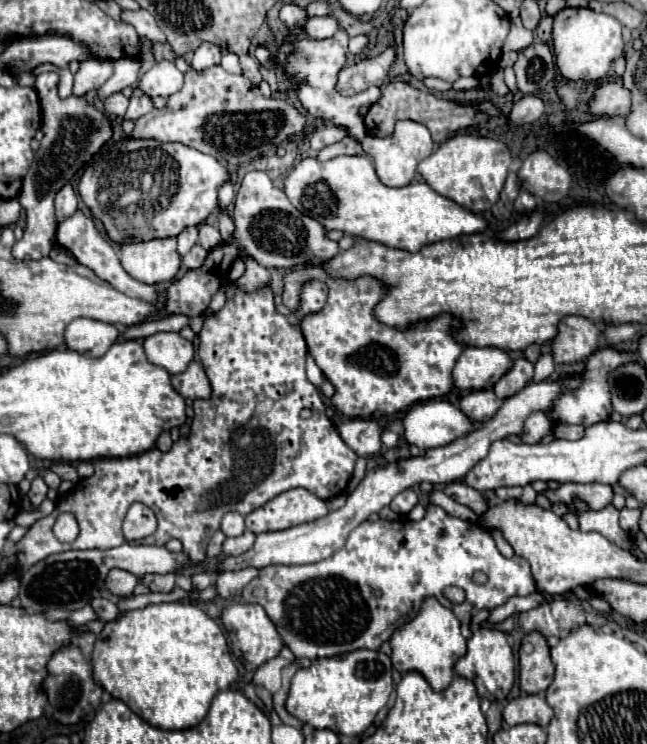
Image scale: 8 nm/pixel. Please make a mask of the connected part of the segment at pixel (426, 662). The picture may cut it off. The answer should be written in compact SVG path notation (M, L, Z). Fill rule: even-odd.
M424 599L420 613L404 627L400 627L392 639L392 665L404 675L408 671L418 671L434 687L434 691L444 691L454 675L454 663L466 653L466 639L460 633L460 621L456 615L440 605L436 599Z

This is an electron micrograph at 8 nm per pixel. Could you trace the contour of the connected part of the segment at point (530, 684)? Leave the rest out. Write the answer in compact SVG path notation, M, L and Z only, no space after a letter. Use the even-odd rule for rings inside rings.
M532 631L526 639L534 645L530 653L520 651L520 687L526 693L544 693L554 679L550 647L542 633Z

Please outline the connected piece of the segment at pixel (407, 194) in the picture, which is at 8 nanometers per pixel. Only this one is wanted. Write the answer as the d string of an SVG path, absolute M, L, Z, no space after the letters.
M344 155L330 161L306 157L286 175L284 193L298 211L316 219L324 229L338 229L346 235L410 253L428 243L454 239L460 233L482 233L492 225L480 213L472 213L456 201L438 195L428 183L410 183L398 189L382 185L372 159L364 155Z

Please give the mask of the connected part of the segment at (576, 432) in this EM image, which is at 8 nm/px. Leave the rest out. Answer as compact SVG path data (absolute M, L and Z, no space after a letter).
M556 423L552 427L552 435L556 439L580 439L582 433L584 433L582 425L562 425L562 423Z

